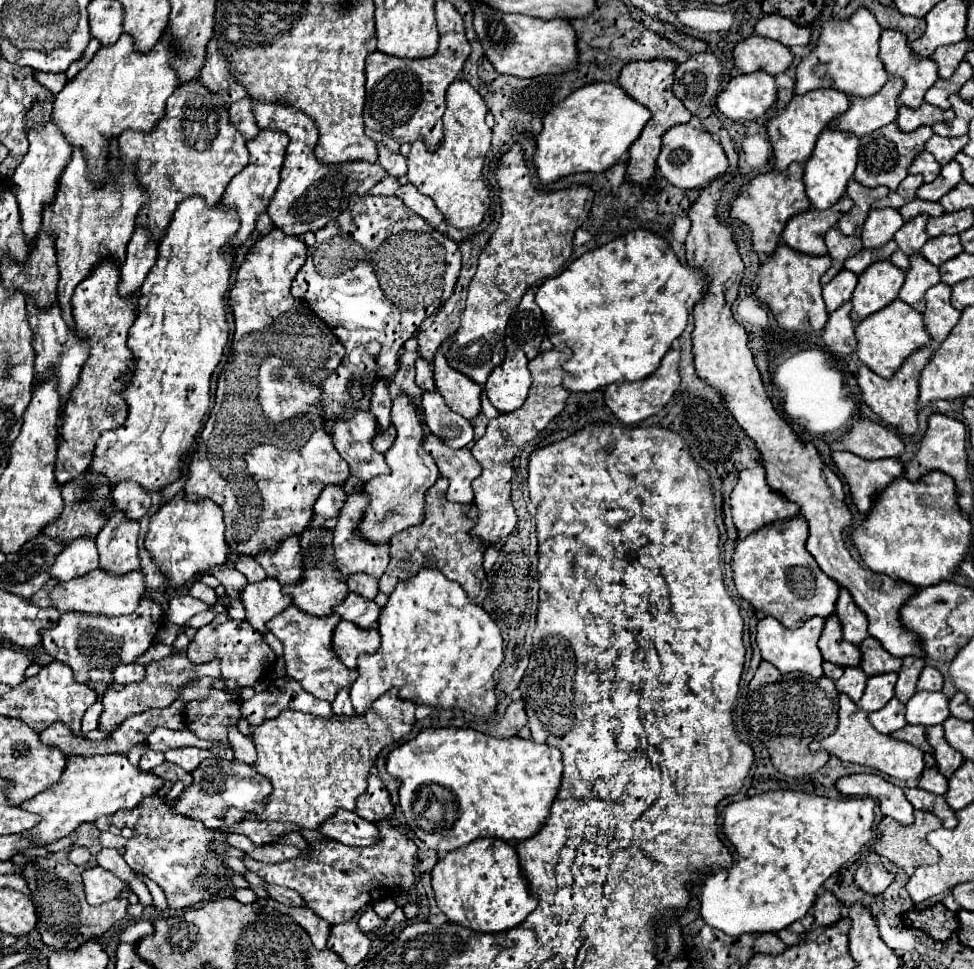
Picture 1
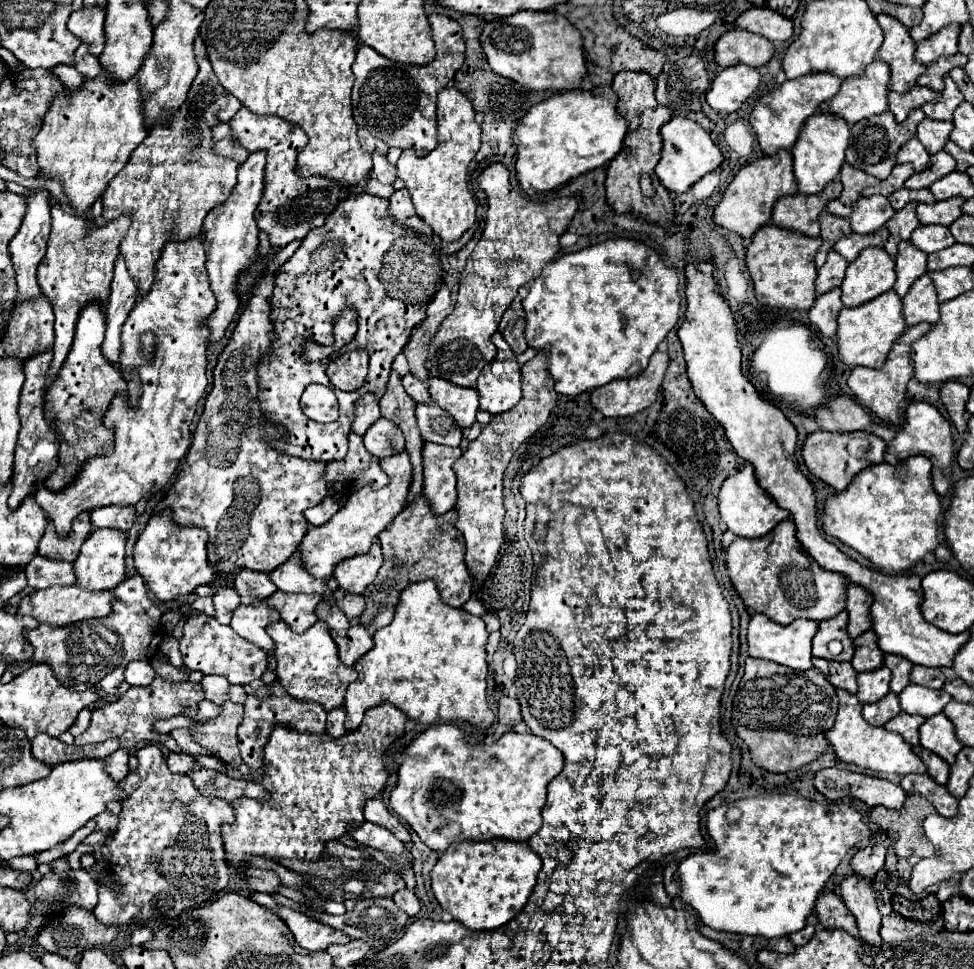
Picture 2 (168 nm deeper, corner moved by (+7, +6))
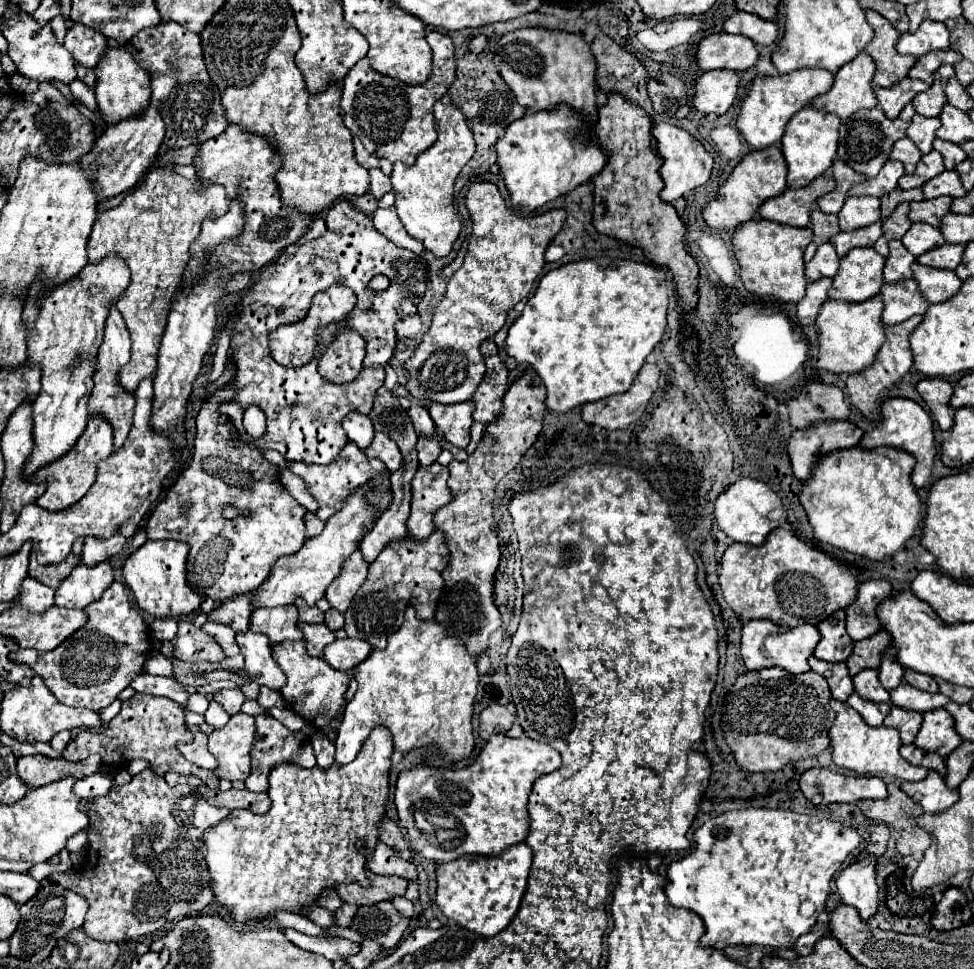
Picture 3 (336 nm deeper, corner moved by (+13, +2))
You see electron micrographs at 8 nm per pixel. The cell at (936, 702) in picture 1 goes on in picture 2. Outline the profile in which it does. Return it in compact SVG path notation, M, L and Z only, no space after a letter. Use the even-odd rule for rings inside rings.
M909 684L909 688L905 688L899 694L899 702L901 702L901 710L907 714L919 714L923 718L931 718L939 712L943 712L943 708L949 704L951 696L945 690L929 690L925 686L917 686L917 684Z

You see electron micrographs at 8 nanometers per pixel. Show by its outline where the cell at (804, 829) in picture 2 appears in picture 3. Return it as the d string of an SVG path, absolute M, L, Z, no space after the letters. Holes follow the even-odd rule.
M743 808L725 812L717 818L707 820L693 834L693 840L697 844L695 850L683 860L669 866L669 884L665 888L665 894L673 906L693 910L703 918L705 936L701 938L701 944L707 948L715 948L715 944L793 948L797 938L813 928L817 914L825 908L831 876L863 842L853 828L845 828L841 822L773 808ZM805 901L809 904L800 908L799 912L799 906ZM812 905L815 905L815 912L807 912Z

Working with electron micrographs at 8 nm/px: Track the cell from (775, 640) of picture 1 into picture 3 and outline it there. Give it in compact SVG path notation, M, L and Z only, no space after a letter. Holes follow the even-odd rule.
M751 620L743 626L741 636L741 656L747 666L747 670L761 670L771 666L781 666L789 674L803 674L809 668L807 660L813 656L815 646L821 640L821 632L817 626L795 626L795 628L783 628L773 624L771 620Z

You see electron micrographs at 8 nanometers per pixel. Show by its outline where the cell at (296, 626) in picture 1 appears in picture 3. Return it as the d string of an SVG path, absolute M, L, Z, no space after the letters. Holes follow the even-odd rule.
M283 642L273 648L273 660L279 664L279 668L287 676L287 684L281 688L281 694L287 702L287 706L303 716L305 722L309 722L313 728L323 730L325 736L335 736L337 730L329 724L333 718L343 714L345 706L345 692L349 688L349 674L339 672L331 668L323 658L311 658L305 652L305 642Z

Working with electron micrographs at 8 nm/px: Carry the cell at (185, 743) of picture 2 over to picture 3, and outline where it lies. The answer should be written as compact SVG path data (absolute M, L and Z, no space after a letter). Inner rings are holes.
M188 726L194 734L191 744L179 744L179 752L185 756L185 760L189 760L191 764L205 768L205 770L215 770L215 756L207 750L207 736L200 731L198 726Z

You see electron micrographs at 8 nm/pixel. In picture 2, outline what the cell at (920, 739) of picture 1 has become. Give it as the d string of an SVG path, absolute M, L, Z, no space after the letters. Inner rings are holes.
M901 712L901 714L895 716L893 720L889 720L883 728L889 730L889 732L901 734L905 742L917 746L917 744L919 744L919 726L921 726L923 722L925 722L925 718L921 718L921 716L911 716L911 714Z

